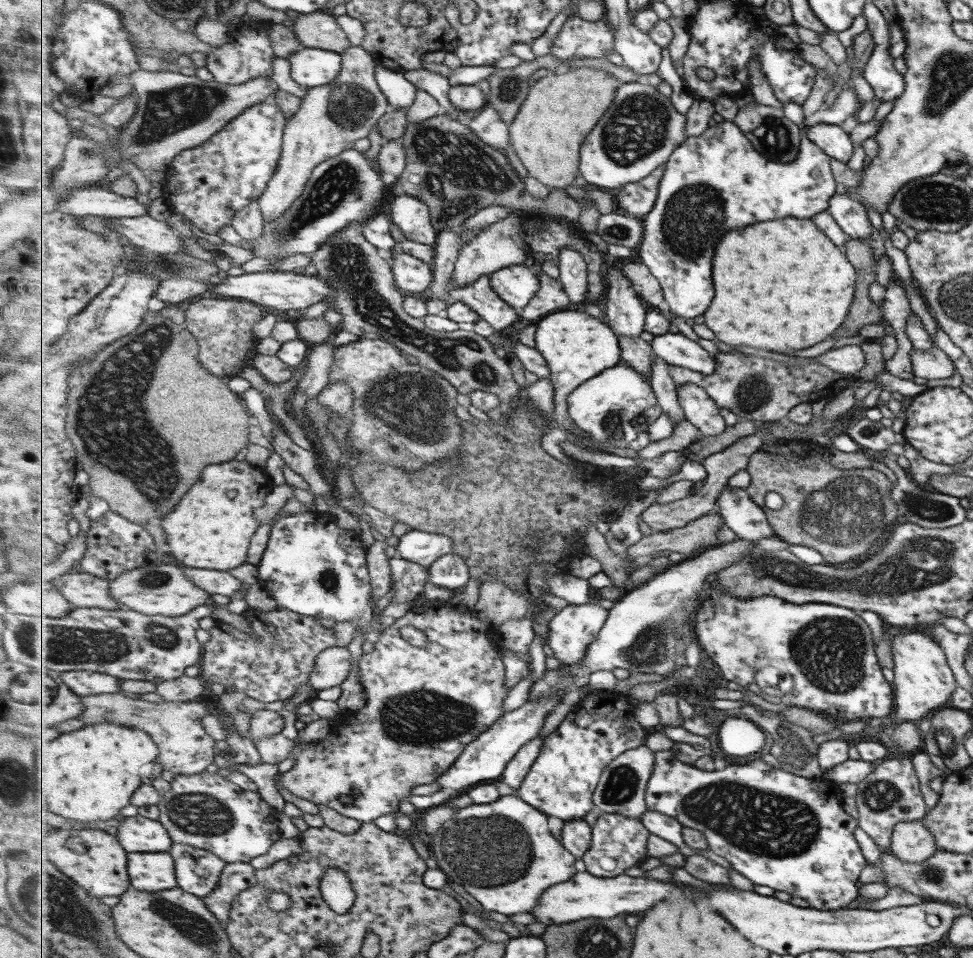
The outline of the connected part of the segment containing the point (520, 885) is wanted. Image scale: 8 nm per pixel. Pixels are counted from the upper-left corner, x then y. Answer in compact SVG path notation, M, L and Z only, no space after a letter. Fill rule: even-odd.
M513 795L500 796L495 802L487 804L472 803L457 811L457 814L447 820L445 824L438 830L437 834L432 836L432 850L431 853L436 857L440 864L440 870L447 876L448 881L455 882L461 885L466 892L472 895L487 911L499 912L505 914L507 917L511 914L523 914L523 912L530 913L535 907L538 907L541 895L549 887L557 883L567 882L571 878L576 876L577 870L575 870L576 856L565 848L565 845L551 832L549 828L549 816L547 813L541 812L538 808L535 808L532 804L529 804L522 797ZM525 884L531 884L529 889Z

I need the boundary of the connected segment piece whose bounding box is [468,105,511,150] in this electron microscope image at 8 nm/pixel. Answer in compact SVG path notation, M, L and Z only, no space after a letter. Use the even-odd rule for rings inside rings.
M487 105L483 110L478 112L477 116L468 125L469 128L479 137L483 142L491 146L504 149L509 144L510 125L507 125L499 112L490 105Z

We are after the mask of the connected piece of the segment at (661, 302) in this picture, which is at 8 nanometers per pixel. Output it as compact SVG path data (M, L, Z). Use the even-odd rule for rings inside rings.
M626 260L623 271L635 288L638 289L639 295L644 300L655 307L666 308L667 302L664 297L664 288L647 265L638 260Z

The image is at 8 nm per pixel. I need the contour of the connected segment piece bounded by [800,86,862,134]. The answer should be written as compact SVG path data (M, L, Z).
M843 87L829 108L822 107L809 118L804 118L800 127L801 134L806 126L813 124L840 125L846 118L854 116L860 110L861 102L857 99L853 88Z

